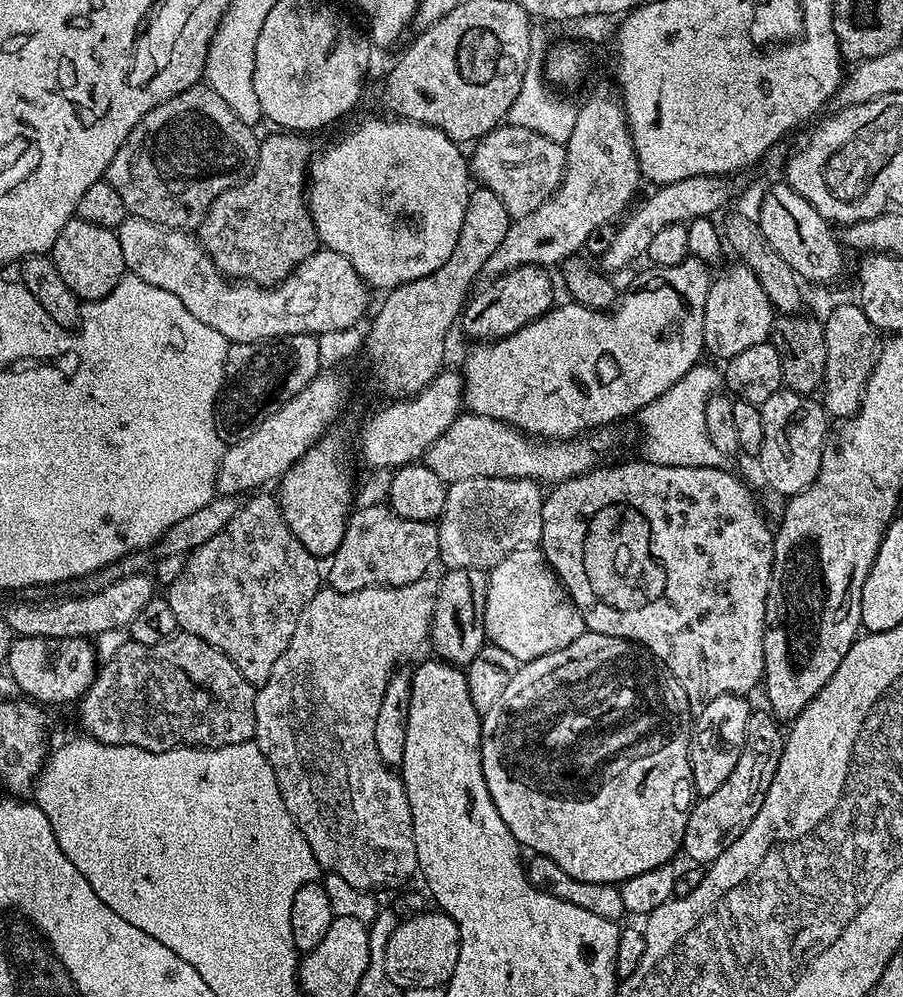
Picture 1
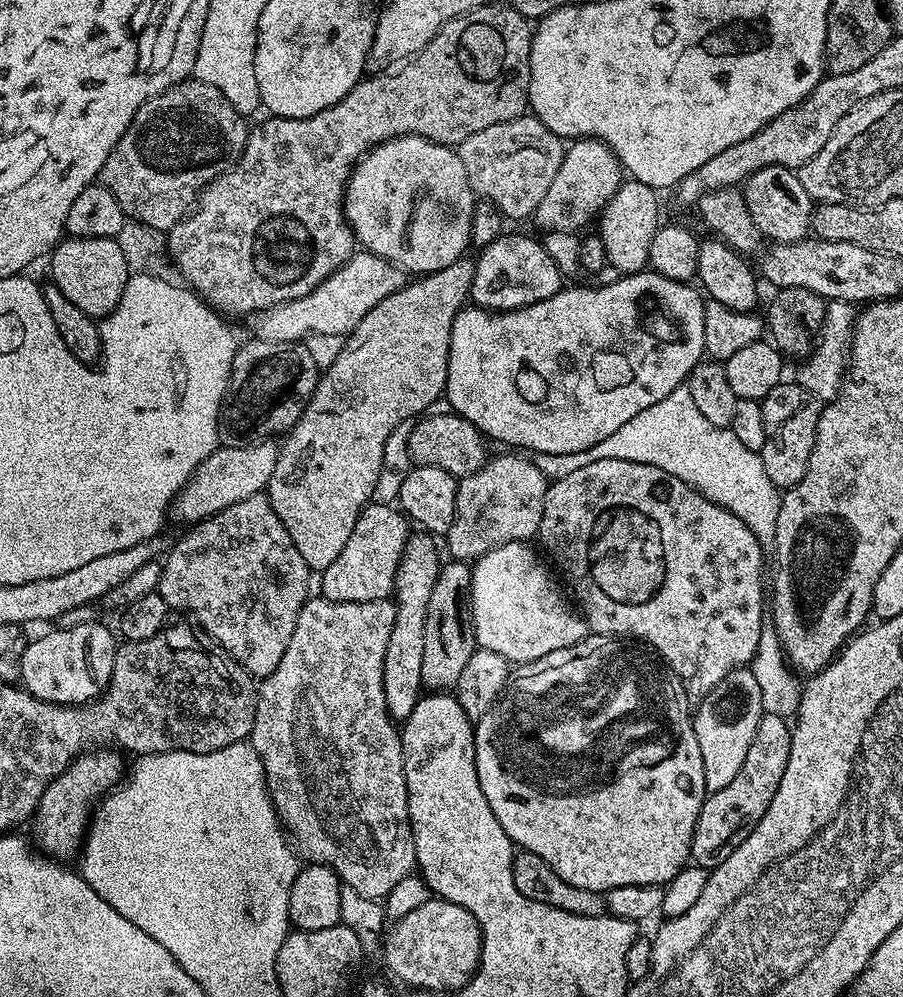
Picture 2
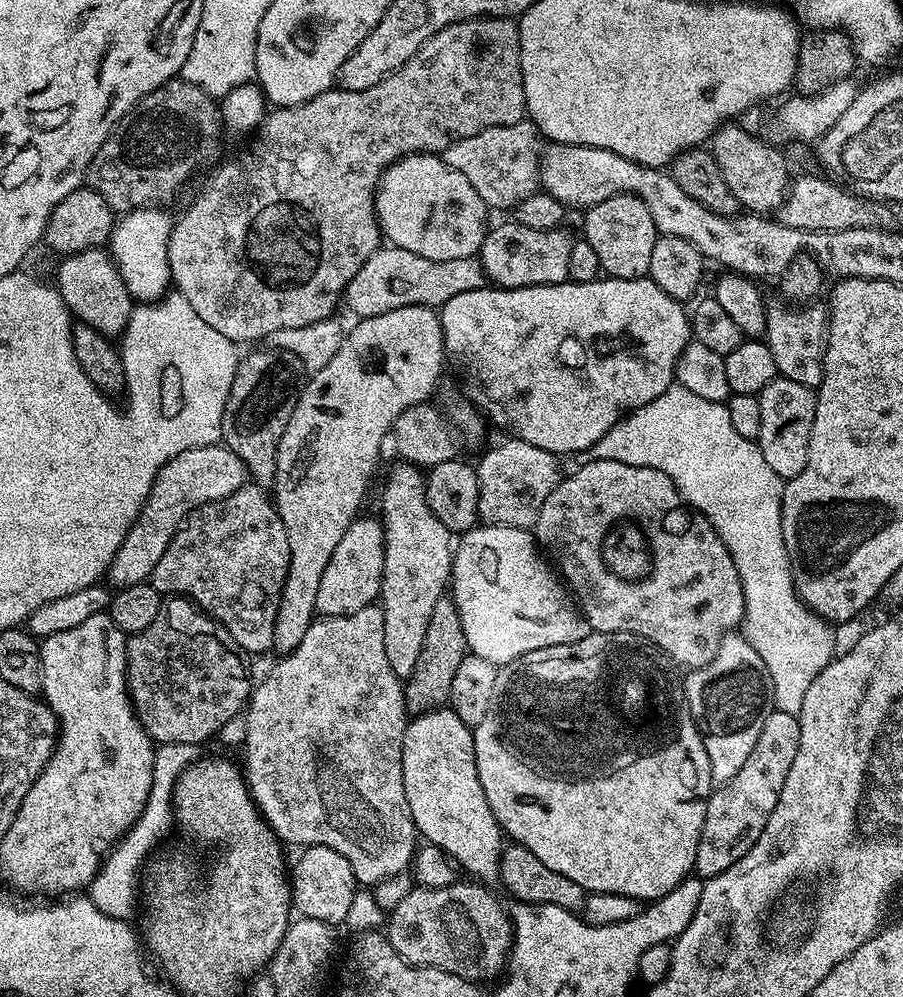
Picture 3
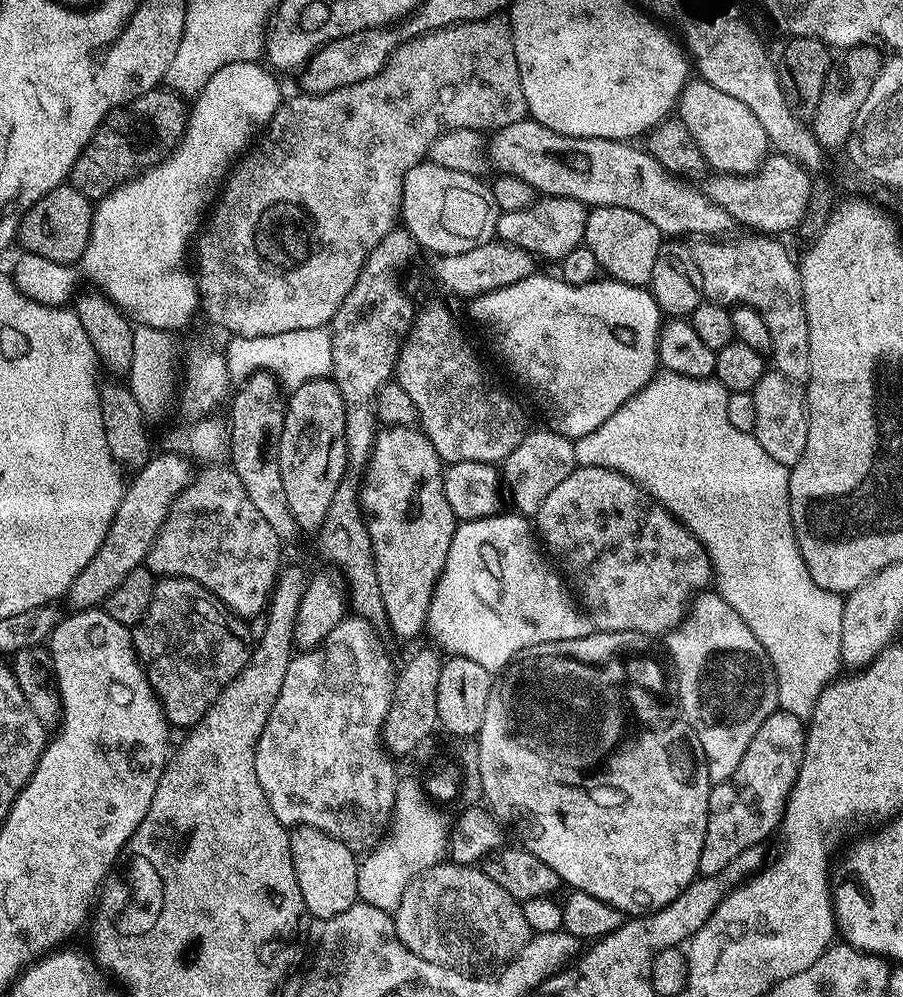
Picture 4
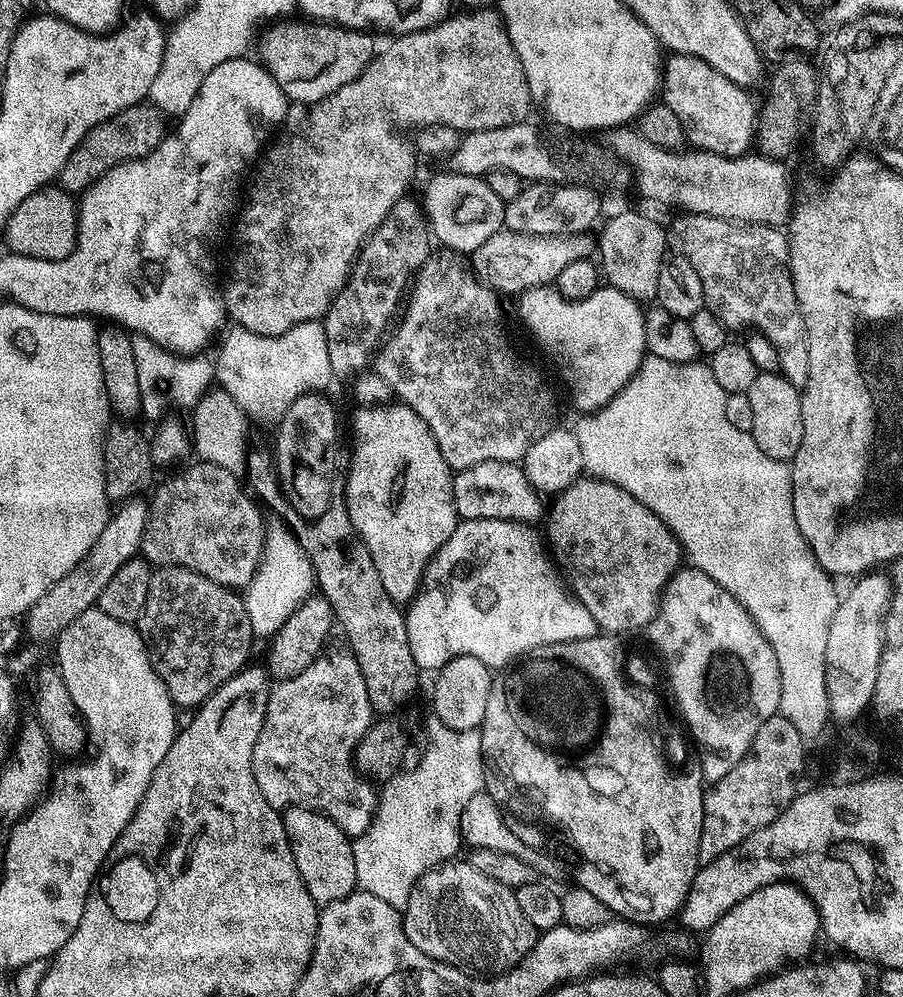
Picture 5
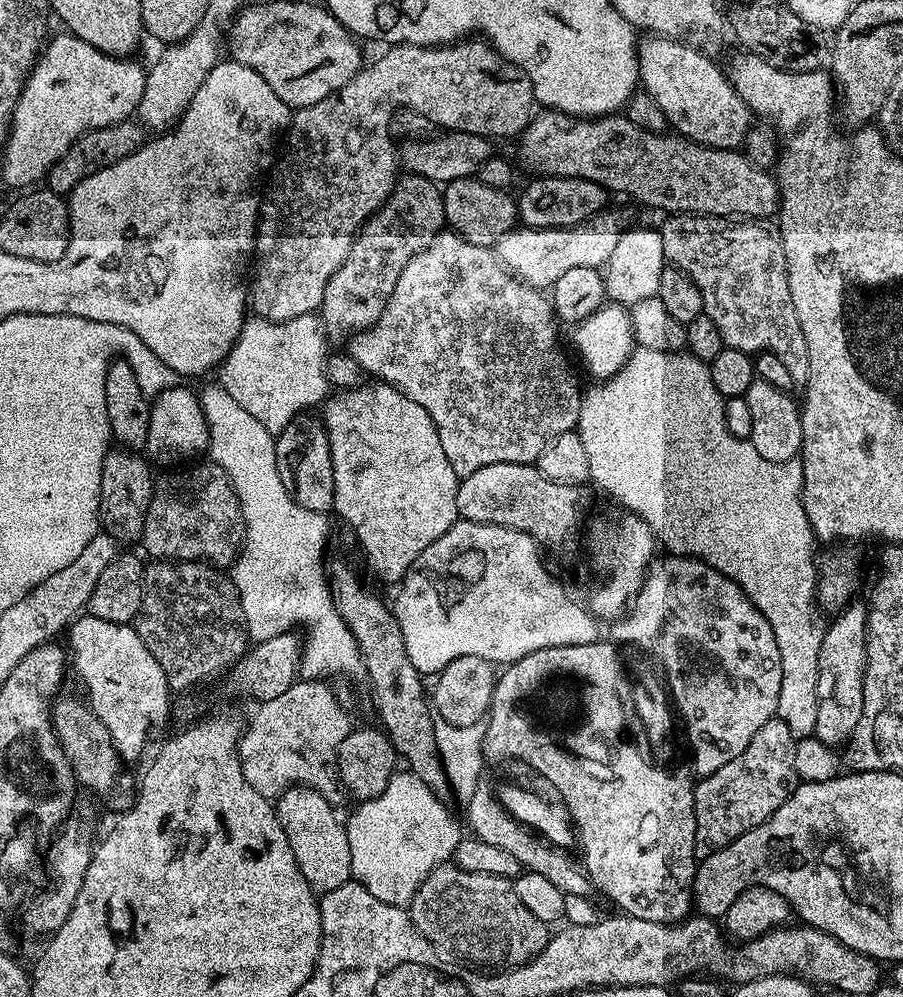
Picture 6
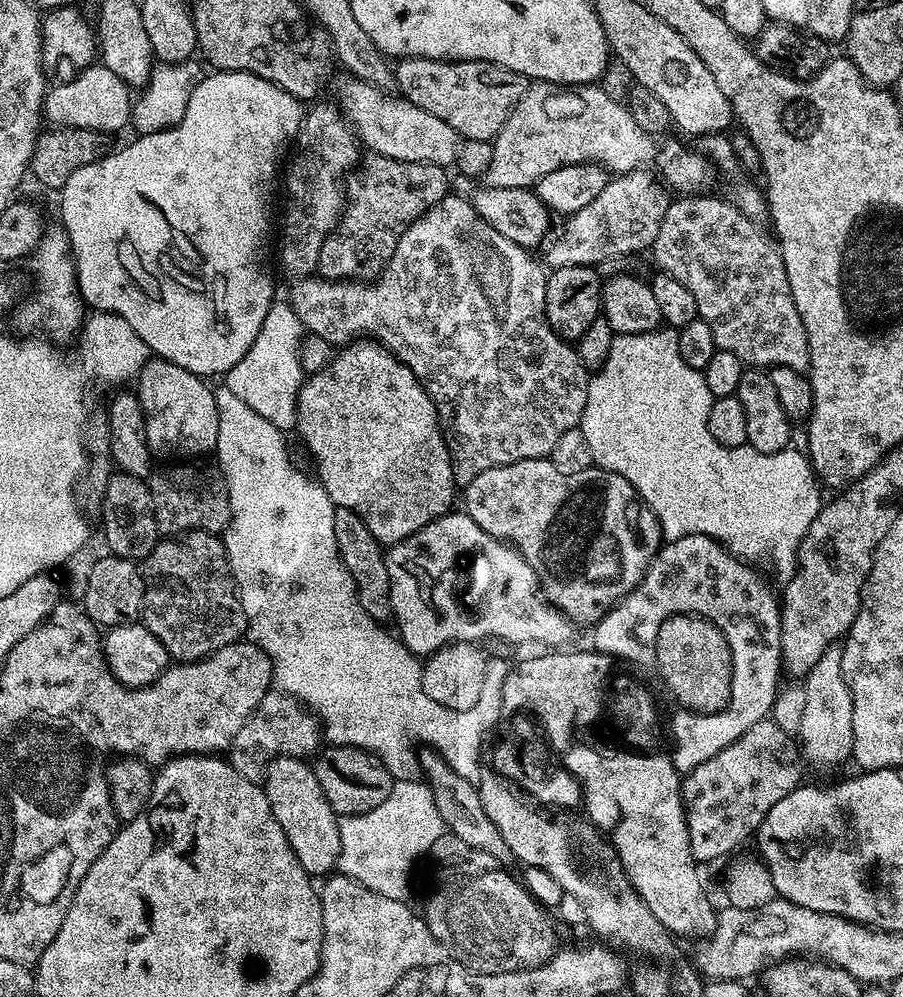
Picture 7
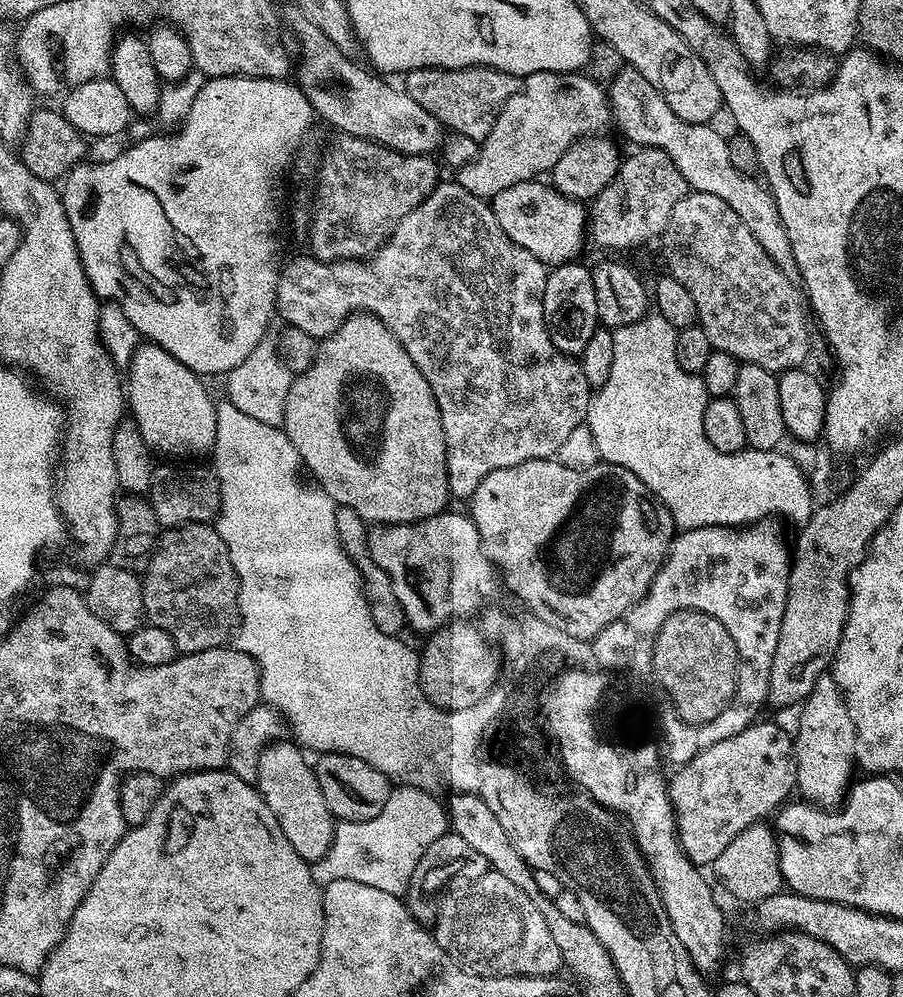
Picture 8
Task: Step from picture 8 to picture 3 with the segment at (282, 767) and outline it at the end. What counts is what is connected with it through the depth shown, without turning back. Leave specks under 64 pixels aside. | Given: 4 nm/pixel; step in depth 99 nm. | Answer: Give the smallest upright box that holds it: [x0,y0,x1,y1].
[290,845,358,926]

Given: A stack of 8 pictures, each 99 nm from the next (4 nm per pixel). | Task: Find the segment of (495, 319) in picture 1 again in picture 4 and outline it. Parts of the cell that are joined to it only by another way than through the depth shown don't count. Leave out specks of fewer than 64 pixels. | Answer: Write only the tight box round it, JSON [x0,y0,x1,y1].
[496,196,588,262]

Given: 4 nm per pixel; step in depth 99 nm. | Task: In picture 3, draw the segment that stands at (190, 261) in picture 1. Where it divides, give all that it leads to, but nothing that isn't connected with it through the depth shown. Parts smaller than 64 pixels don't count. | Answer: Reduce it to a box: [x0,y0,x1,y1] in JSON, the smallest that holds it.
[343,246,485,317]

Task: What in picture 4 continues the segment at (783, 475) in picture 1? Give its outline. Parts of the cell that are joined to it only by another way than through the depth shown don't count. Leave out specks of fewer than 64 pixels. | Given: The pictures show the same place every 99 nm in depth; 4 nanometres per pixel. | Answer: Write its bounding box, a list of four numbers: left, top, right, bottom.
[752,370,808,465]

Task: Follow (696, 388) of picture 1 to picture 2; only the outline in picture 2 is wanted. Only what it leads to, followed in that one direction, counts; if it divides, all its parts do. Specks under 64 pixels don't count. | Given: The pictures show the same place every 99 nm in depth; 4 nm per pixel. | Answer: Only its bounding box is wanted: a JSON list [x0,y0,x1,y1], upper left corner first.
[574,386,781,546]

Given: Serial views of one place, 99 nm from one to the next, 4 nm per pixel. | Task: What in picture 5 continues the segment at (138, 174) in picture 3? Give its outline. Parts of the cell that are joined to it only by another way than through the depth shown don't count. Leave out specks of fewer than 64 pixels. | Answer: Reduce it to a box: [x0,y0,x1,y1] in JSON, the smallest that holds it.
[58,102,166,194]

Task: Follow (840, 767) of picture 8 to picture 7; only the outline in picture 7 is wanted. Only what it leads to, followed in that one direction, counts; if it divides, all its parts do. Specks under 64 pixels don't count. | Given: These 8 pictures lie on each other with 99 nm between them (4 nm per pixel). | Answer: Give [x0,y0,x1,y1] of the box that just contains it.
[798,643,854,764]

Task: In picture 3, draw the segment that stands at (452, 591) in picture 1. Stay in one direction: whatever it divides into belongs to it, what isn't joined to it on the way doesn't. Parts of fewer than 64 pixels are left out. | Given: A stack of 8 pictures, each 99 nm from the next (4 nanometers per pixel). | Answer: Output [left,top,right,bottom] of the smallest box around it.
[403,598,468,713]

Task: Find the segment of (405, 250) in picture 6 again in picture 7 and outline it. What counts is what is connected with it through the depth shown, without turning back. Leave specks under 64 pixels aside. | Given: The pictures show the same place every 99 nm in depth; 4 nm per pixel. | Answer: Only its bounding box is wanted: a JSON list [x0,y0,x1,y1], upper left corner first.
[316,154,449,282]

